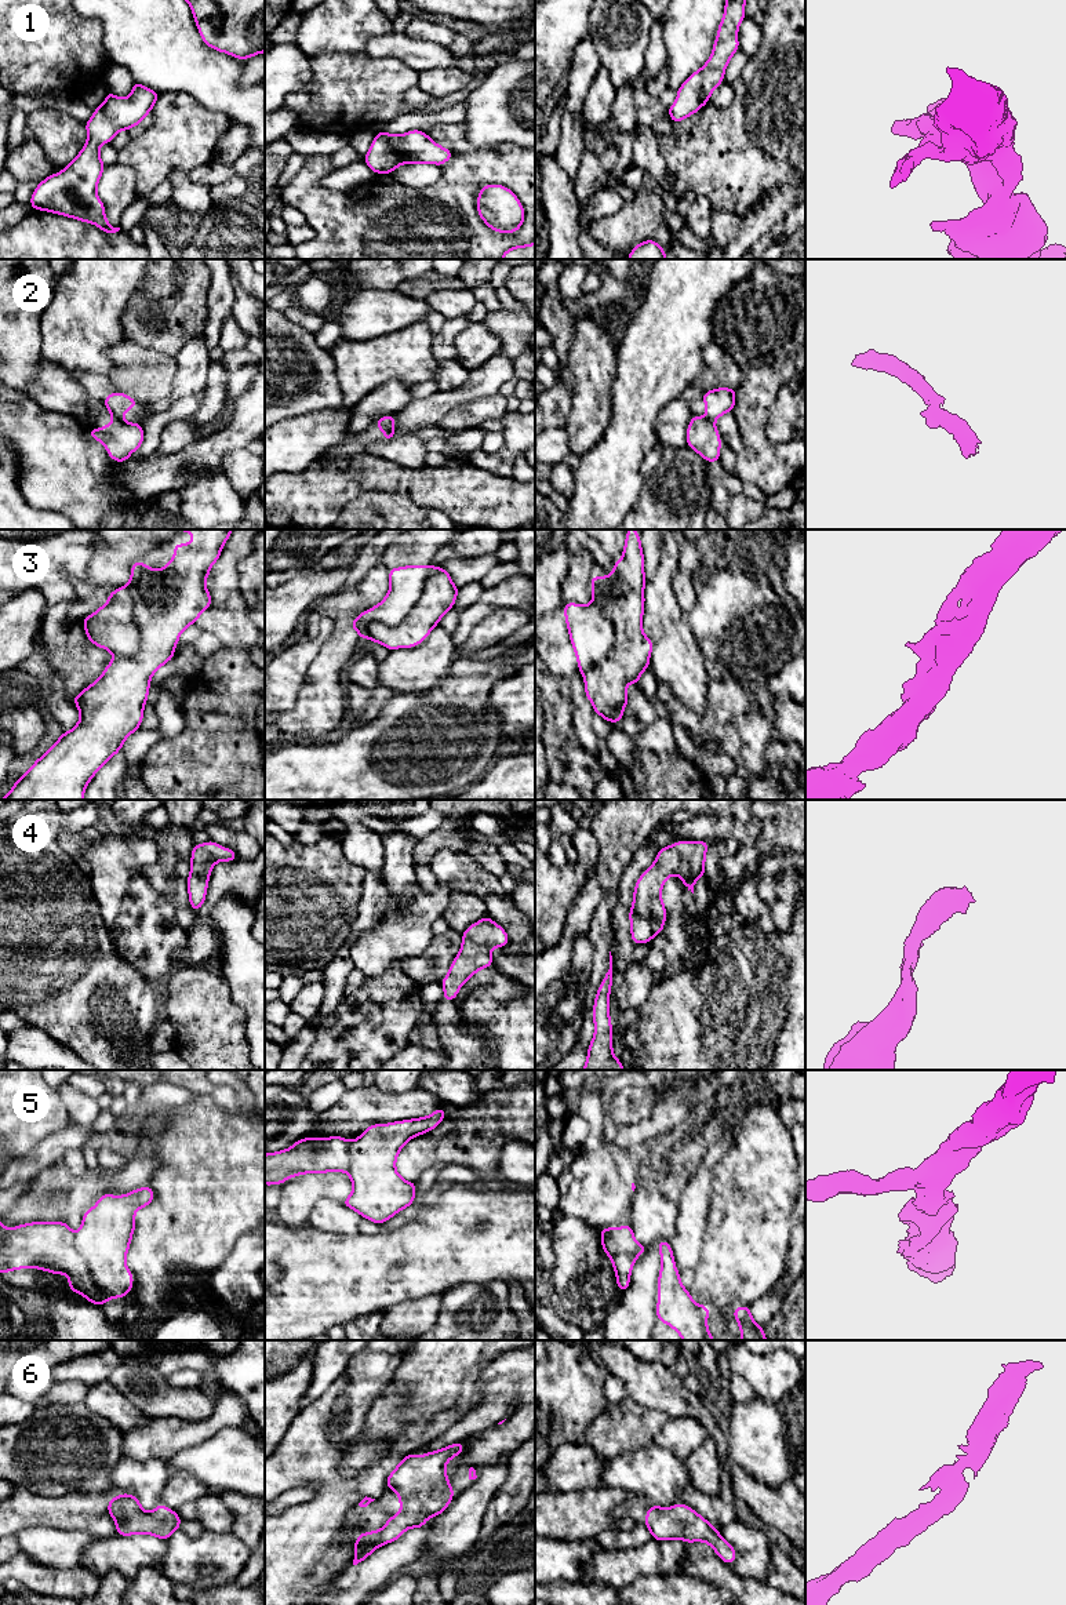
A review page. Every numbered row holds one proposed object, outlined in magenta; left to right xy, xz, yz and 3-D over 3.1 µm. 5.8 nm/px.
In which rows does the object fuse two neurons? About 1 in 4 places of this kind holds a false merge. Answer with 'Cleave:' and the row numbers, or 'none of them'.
Cleave: 2, 3, 5

